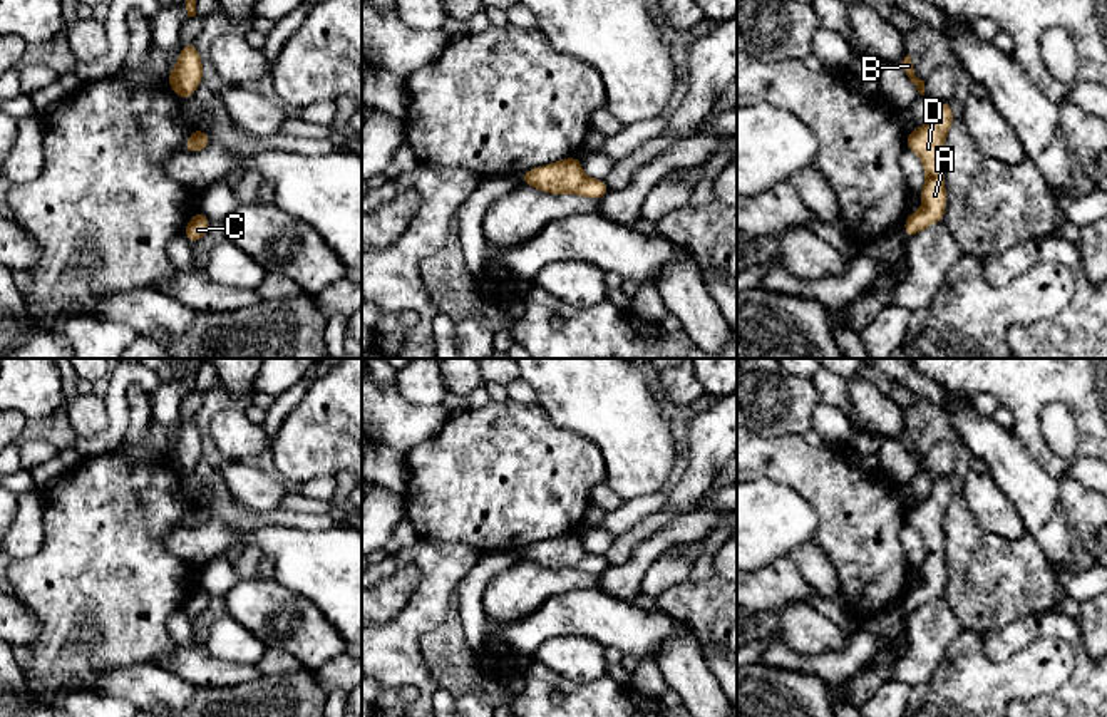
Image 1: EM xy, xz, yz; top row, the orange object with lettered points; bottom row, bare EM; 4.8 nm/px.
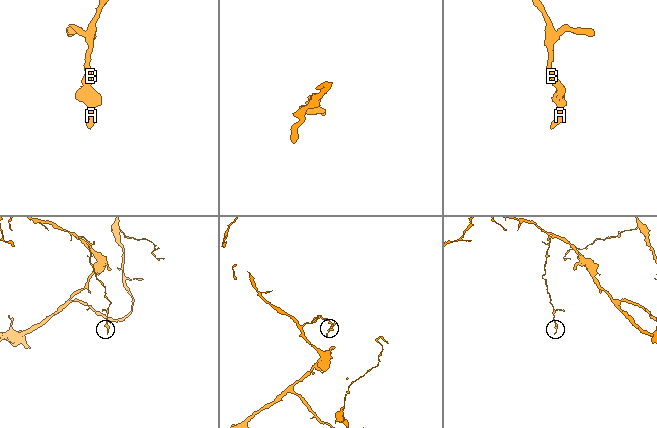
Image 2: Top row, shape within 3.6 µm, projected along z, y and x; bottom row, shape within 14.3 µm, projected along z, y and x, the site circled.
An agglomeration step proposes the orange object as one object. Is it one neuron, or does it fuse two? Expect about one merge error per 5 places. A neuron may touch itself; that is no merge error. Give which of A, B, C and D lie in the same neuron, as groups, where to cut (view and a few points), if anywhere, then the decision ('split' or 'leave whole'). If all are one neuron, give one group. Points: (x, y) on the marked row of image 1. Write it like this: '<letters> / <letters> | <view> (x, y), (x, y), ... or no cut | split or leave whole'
A B C D | no cut | leave whole

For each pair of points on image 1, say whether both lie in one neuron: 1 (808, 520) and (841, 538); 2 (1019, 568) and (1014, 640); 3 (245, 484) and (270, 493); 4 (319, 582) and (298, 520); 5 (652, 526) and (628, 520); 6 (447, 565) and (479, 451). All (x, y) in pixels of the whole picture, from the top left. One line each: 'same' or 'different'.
1: different
2: different
3: same
4: different
5: different
6: different

